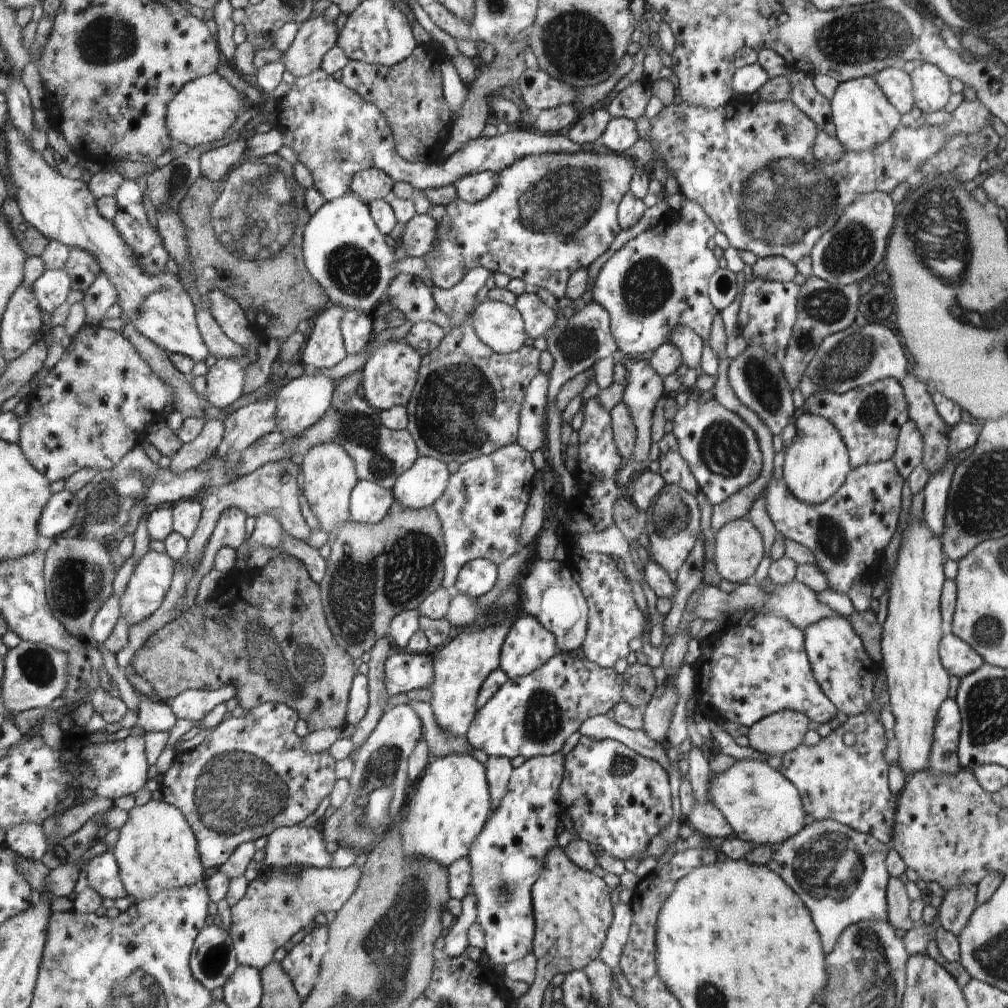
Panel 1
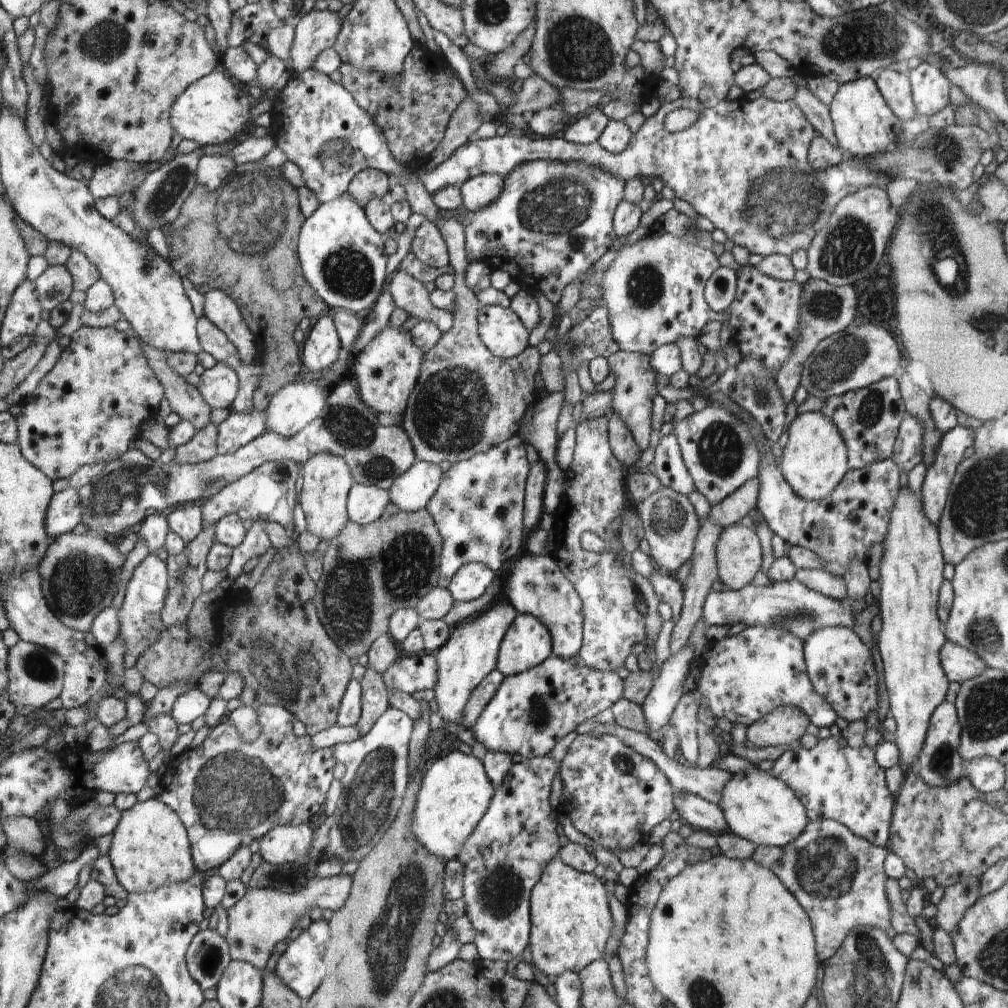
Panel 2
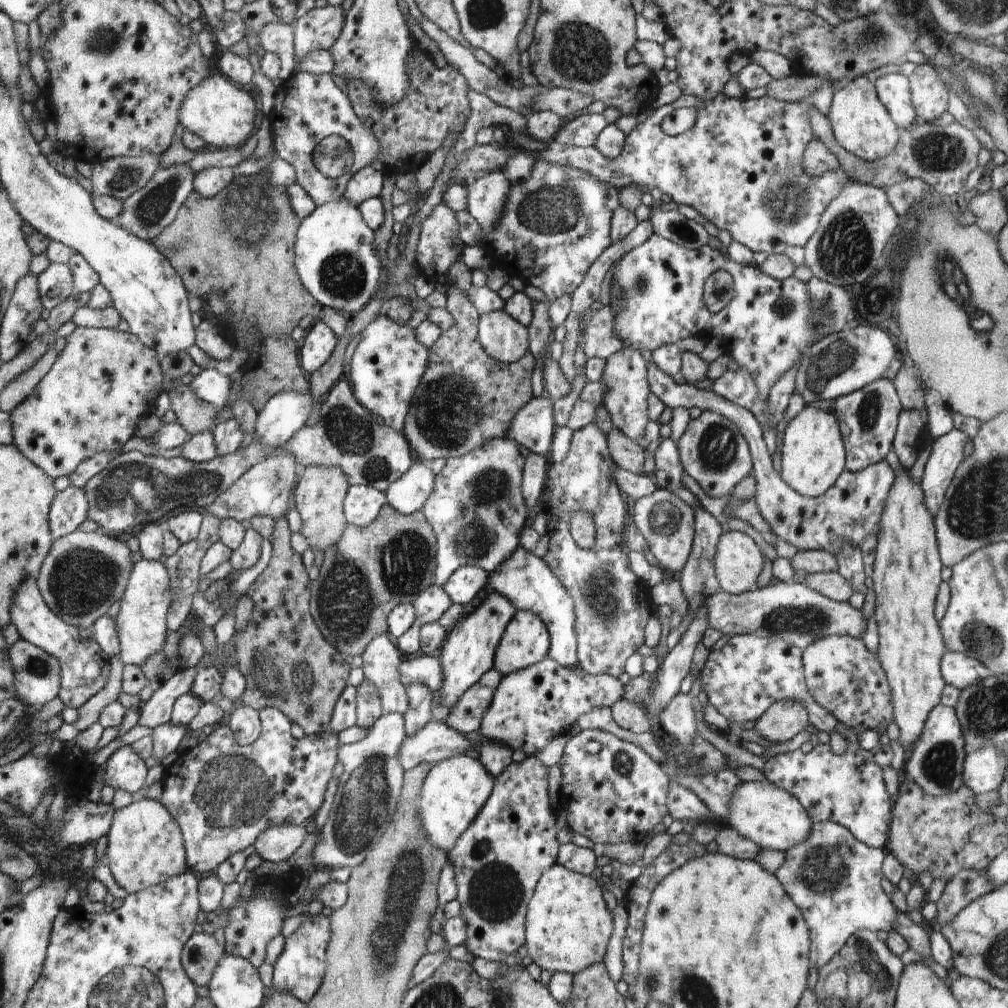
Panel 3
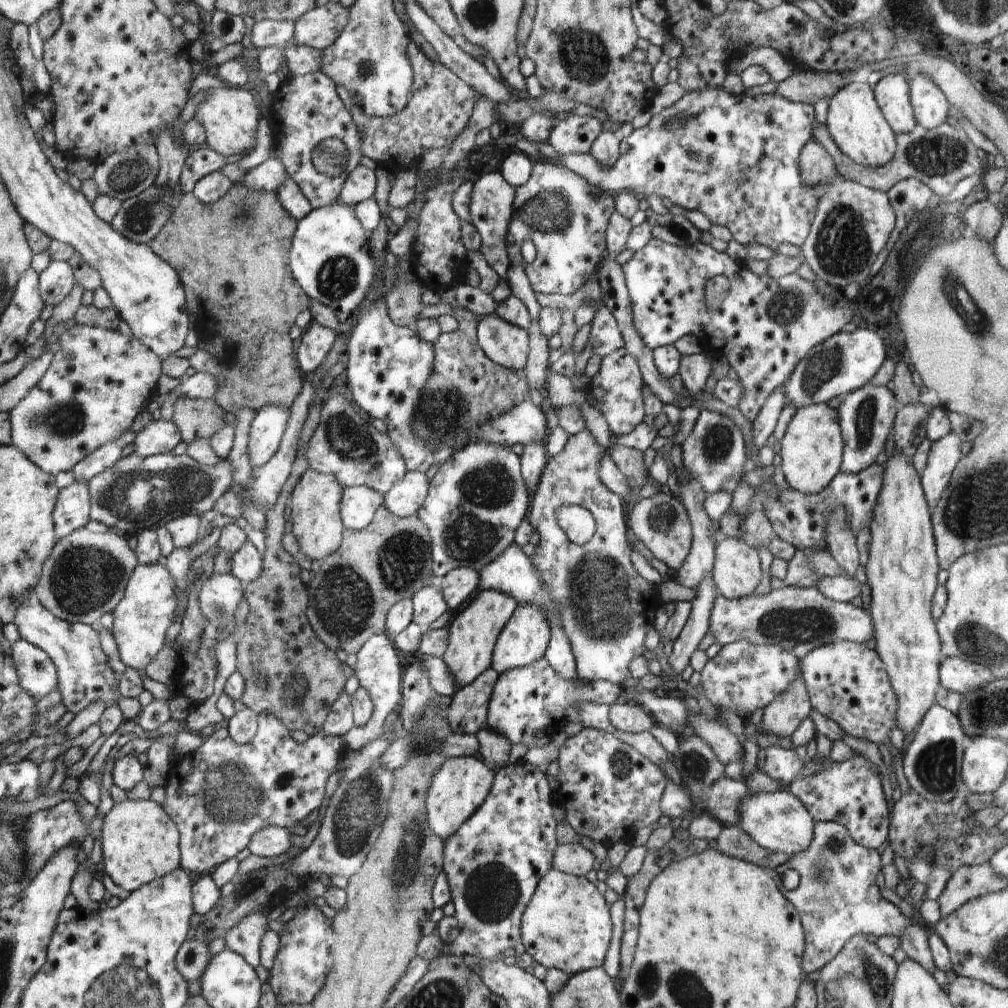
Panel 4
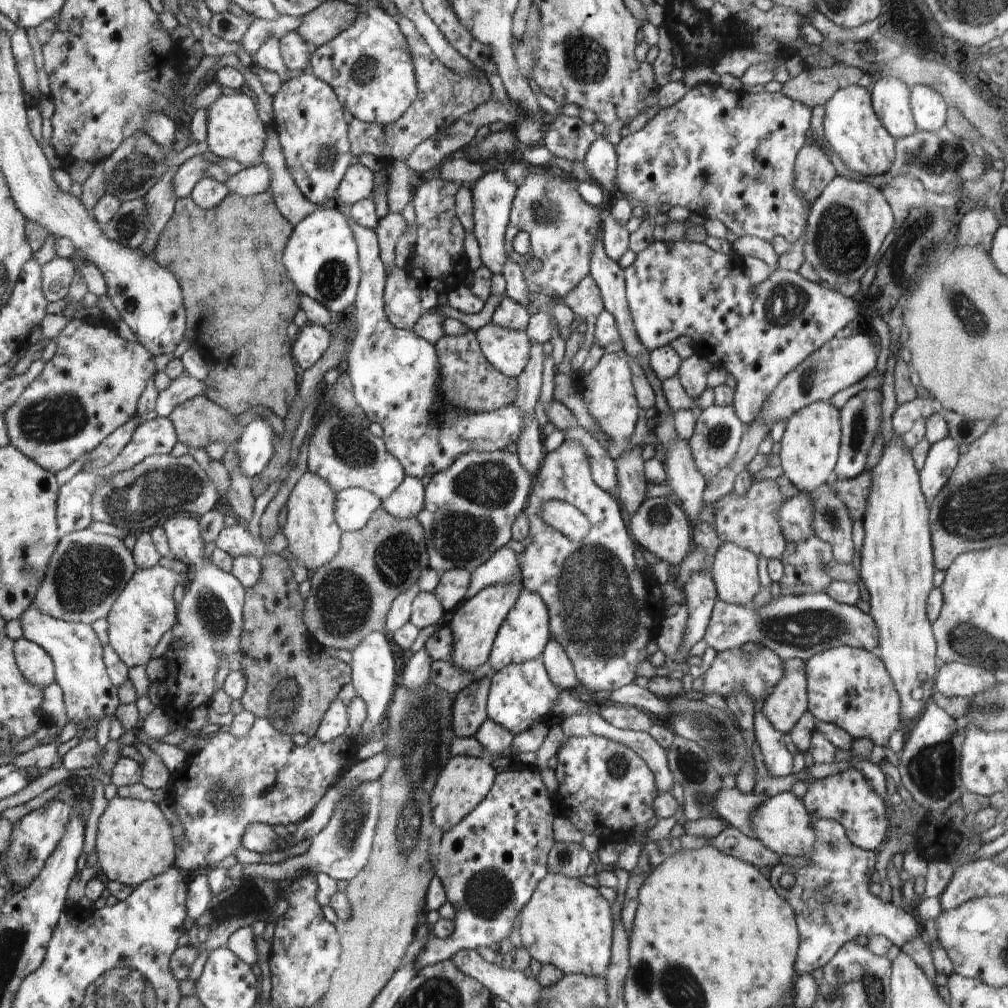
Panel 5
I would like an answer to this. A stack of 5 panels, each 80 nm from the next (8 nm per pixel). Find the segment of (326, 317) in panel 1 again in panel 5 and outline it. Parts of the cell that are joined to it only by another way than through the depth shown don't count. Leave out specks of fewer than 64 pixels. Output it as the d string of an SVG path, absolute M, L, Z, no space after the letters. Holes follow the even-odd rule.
M307 322L298 330L293 353L294 360L298 362L302 372L312 368L321 360L328 350L332 338L331 329L325 329L310 322Z

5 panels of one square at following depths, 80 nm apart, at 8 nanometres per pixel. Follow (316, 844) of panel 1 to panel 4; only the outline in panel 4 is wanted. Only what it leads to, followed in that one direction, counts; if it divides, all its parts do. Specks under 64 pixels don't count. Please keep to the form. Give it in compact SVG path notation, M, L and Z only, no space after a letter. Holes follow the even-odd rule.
M276 825L265 826L264 829L254 834L248 848L256 856L276 858L276 856L284 854L292 846L288 832L293 834L292 830L277 827Z

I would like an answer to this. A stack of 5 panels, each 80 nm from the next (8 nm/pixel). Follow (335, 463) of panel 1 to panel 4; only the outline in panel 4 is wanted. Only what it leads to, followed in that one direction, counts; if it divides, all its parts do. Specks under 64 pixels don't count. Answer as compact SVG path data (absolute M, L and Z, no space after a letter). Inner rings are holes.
M308 469L294 487L289 502L292 520L291 533L300 543L300 550L318 565L326 557L341 548L345 526L341 518L341 498L344 487L333 474Z

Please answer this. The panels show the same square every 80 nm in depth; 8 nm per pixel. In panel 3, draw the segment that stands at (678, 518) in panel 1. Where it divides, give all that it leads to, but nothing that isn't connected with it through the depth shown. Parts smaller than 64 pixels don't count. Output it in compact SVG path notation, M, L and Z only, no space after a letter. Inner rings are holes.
M656 488L652 494L639 498L633 507L633 522L644 540L647 540L647 546L662 566L662 570L667 575L681 572L682 568L685 568L684 564L689 561L693 538L696 536L693 508L675 493L662 488Z

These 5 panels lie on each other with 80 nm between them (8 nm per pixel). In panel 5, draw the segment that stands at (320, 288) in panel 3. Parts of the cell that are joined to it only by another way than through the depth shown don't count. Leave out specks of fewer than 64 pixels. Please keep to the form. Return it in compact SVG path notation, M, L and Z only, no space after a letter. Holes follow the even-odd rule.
M332 203L320 206L312 214L304 217L294 228L284 250L285 269L293 279L294 286L300 293L322 303L334 314L344 314L350 309L354 311L357 288L361 282L361 266L358 258L358 245L353 233L354 223Z

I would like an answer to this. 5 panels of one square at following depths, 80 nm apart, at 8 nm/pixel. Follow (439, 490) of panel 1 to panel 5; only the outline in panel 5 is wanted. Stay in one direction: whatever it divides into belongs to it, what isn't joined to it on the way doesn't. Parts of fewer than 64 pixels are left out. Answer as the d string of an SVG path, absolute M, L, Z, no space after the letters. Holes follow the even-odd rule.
M408 475L405 477L406 482L401 482L402 490L398 490L394 498L384 499L381 506L396 518L417 518L417 514L425 506L425 488L419 478Z

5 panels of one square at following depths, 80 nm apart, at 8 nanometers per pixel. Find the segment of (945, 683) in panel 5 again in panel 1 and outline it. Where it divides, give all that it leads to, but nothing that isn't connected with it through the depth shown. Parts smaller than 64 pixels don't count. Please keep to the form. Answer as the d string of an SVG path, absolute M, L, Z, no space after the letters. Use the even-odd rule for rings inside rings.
M946 633L939 642L939 657L950 676L959 679L978 670L985 660L954 633Z

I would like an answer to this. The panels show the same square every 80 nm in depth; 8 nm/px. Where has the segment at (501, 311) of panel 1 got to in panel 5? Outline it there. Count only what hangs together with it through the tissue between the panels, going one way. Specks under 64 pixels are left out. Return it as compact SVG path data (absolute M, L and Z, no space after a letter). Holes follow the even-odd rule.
M491 322L475 331L488 361L502 374L517 378L528 364L530 338L526 331L515 331L493 325Z

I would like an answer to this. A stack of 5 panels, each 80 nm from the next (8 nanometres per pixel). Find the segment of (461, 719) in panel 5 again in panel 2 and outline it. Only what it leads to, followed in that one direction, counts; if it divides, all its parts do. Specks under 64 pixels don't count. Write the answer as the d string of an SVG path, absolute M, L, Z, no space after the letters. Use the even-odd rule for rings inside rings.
M496 668L486 676L484 681L476 686L468 704L466 704L466 709L463 712L464 720L462 720L460 725L471 729L476 724L484 707L493 699L504 679L505 676Z

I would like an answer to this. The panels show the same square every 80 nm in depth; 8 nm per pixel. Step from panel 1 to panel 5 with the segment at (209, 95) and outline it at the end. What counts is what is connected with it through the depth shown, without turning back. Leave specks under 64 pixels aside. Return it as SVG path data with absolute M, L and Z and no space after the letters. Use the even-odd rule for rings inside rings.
M244 92L232 96L222 95L206 110L209 118L205 140L208 151L222 159L234 159L243 169L255 167L260 162L260 154L264 150L264 138L267 138L269 128L262 126L254 102L248 96L244 96Z

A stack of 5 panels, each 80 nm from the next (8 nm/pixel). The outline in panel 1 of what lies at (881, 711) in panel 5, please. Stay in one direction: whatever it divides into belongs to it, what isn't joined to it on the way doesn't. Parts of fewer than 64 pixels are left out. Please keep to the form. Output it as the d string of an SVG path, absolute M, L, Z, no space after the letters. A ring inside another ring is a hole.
M832 617L810 625L804 632L805 649L810 666L828 700L846 716L859 715L874 702L874 684L878 669L868 658L862 639L854 632L848 618ZM860 660L860 662L858 662ZM858 666L860 666L860 688L858 688Z

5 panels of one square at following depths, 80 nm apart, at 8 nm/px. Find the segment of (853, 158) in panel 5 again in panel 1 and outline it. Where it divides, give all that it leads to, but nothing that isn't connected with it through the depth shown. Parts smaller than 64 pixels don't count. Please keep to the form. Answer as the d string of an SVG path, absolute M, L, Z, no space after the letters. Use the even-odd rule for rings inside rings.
M862 77L839 83L830 101L832 122L835 126L834 136L846 151L859 153L875 149L886 142L901 125L901 114L890 104L872 77Z

